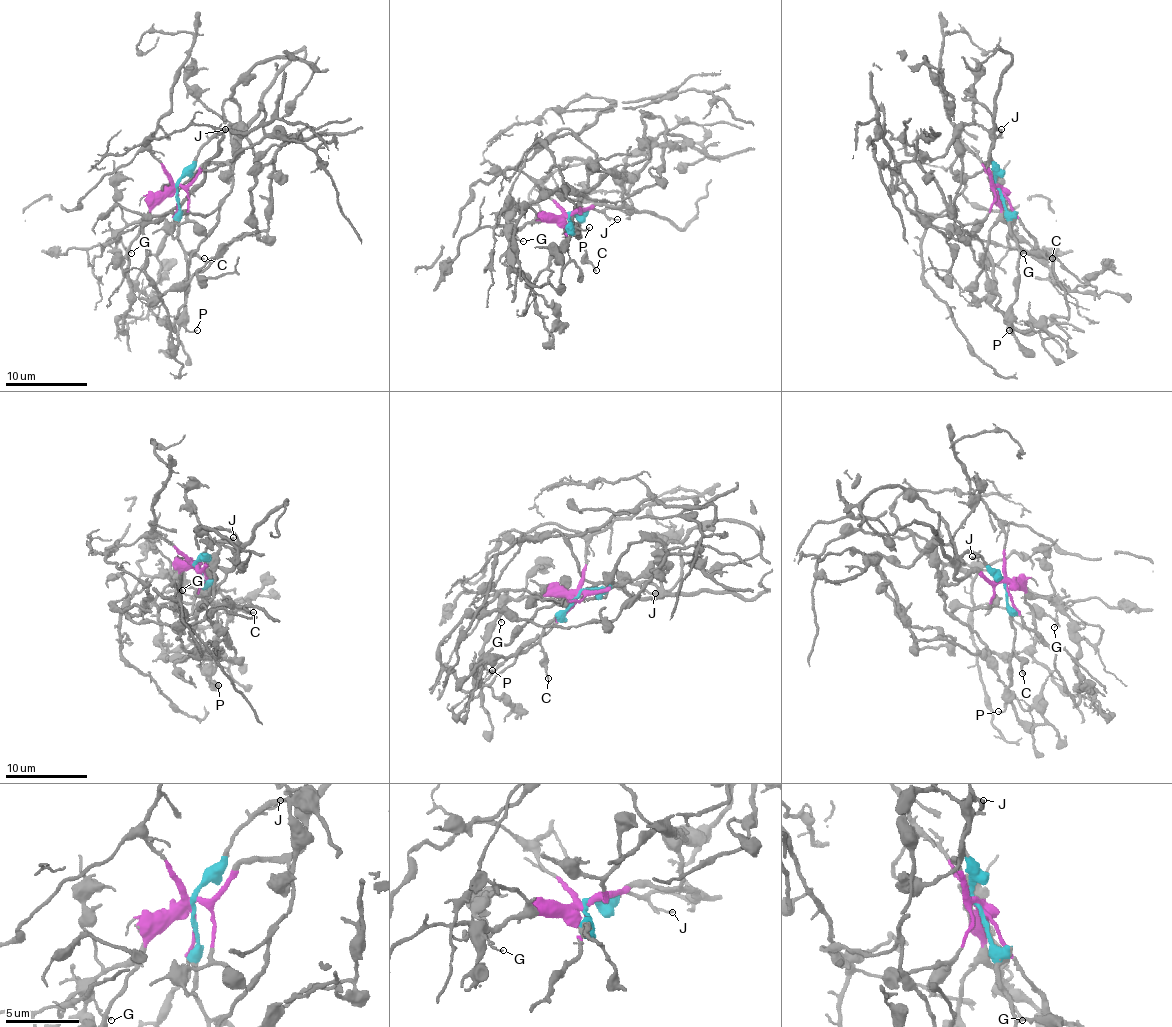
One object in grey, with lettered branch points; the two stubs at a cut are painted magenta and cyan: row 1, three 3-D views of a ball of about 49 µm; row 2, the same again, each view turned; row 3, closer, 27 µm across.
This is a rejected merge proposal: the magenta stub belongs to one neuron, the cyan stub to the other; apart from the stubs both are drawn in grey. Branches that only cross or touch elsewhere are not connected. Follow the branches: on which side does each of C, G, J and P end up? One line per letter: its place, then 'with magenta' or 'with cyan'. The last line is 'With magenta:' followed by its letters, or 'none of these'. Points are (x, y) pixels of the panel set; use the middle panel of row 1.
C: at (596, 270); with cyan
G: at (523, 241); with magenta
J: at (617, 219); with cyan
P: at (589, 227); with cyan
With magenta: G

